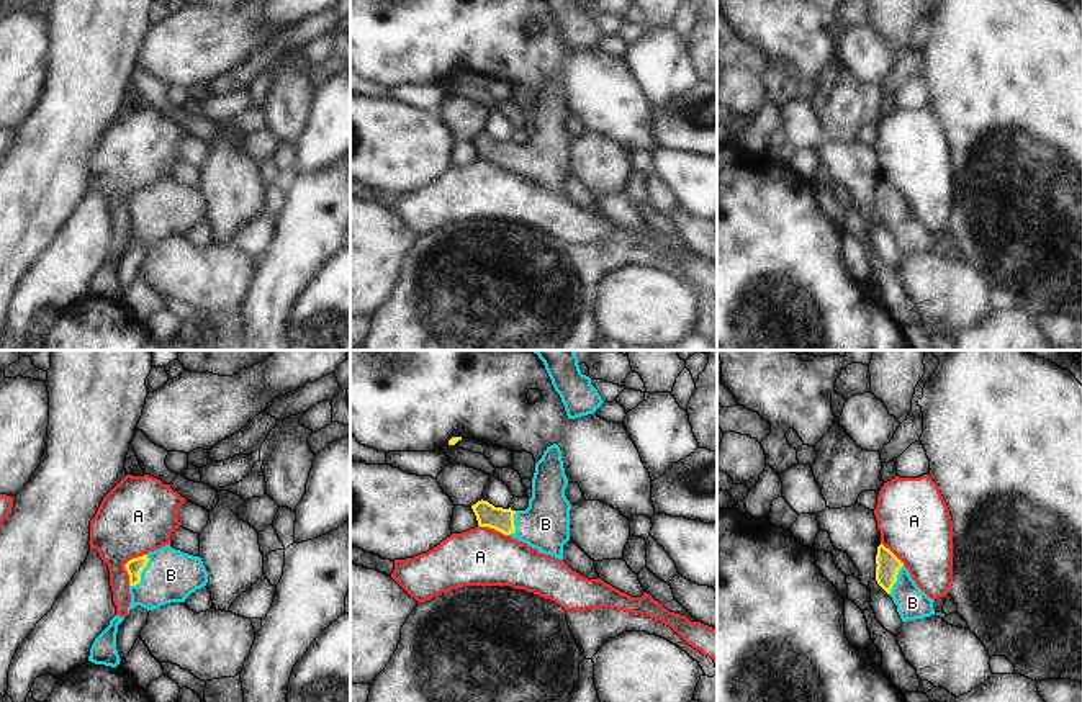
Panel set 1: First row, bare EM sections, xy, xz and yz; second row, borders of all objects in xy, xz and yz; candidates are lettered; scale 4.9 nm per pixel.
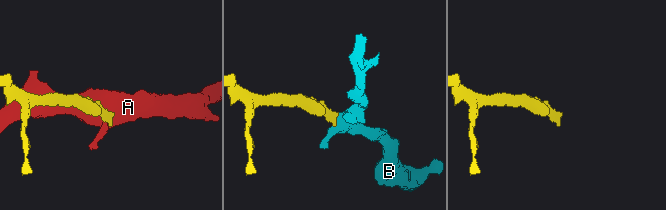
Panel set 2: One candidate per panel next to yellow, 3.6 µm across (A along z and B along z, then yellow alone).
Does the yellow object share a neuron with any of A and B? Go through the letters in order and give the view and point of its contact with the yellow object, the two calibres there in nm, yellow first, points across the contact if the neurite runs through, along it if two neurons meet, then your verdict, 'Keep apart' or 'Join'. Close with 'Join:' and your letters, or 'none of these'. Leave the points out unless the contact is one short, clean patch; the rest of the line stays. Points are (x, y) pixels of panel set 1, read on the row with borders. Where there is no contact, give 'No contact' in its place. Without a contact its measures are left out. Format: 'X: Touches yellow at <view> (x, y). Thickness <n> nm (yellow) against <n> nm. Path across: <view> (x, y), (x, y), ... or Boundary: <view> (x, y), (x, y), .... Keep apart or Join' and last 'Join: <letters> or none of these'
A: Touches yellow at xy (125, 565). Thickness 90 nm (yellow) against 360 nm. Boundary: xy (146, 553), (131, 558), (125, 565), (128, 584). Keep apart
B: Touches yellow at xy (141, 571). Thickness 90 nm (yellow) against 260 nm. Path across: xy (135, 566), (141, 571), (171, 575). Join
Join: B.

